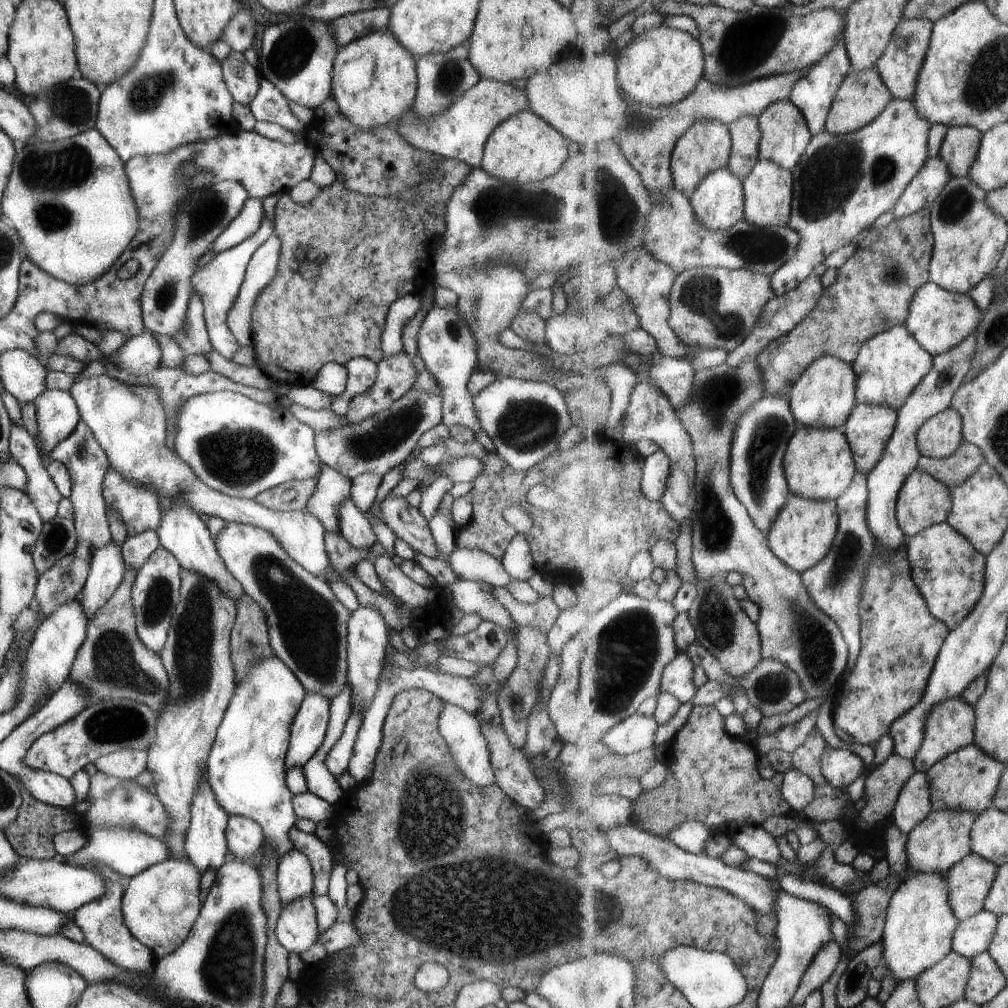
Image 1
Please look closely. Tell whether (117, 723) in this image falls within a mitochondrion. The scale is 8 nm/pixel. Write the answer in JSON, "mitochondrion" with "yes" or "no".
{"mitochondrion":"yes"}

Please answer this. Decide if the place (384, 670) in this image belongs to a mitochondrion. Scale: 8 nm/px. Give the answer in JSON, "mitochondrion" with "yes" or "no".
{"mitochondrion":"no"}

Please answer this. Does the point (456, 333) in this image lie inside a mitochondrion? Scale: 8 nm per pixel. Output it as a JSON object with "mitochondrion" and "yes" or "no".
{"mitochondrion":"yes"}

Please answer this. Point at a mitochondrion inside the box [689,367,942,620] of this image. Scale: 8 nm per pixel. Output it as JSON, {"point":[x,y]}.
{"point":[766,437]}

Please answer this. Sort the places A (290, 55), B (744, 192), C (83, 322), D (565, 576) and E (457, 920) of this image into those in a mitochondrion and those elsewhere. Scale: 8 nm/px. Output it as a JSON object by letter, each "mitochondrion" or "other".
{"A":"mitochondrion","B":"other","C":"other","D":"other","E":"mitochondrion"}

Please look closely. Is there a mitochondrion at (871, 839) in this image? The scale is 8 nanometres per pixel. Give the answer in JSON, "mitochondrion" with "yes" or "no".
{"mitochondrion":"no"}

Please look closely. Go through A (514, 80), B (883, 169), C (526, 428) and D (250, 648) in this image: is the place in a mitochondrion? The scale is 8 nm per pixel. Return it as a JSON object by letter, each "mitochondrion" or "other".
{"A":"other","B":"mitochondrion","C":"mitochondrion","D":"mitochondrion"}

